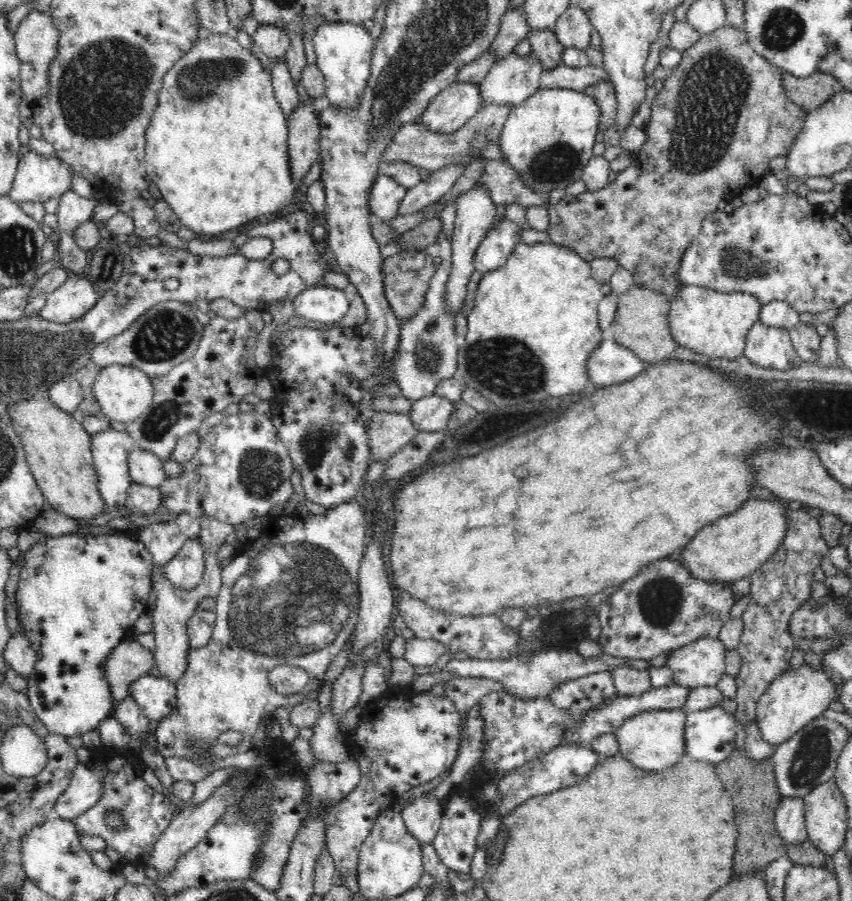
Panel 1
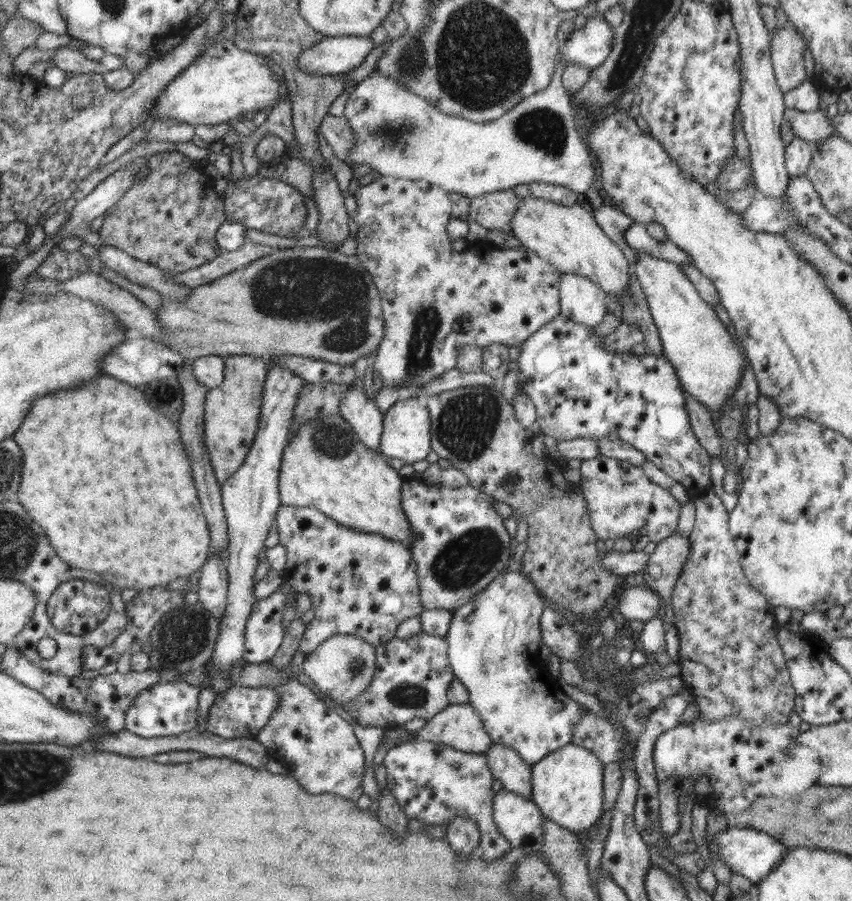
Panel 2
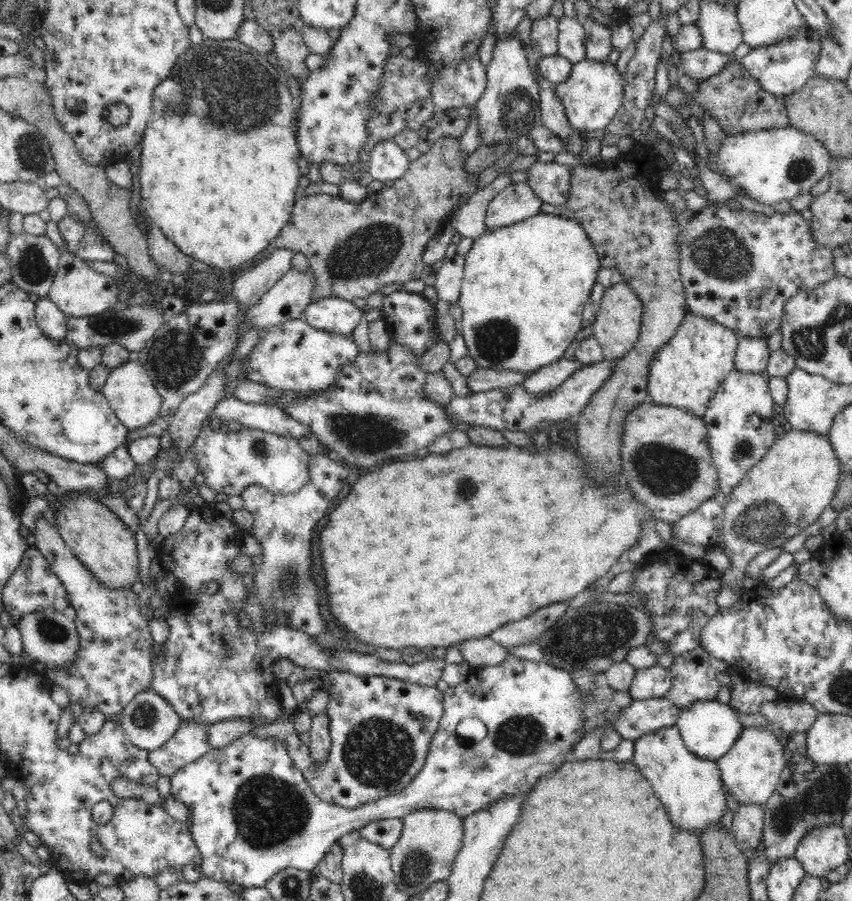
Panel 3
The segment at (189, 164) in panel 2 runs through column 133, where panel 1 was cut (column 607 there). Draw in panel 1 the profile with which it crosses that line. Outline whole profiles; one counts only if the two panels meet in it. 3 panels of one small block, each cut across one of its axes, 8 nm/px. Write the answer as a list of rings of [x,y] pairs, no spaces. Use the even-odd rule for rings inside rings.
[[[727,25],[712,34],[703,34],[696,44],[683,51],[680,65],[676,70],[668,73],[663,88],[657,92],[651,106],[650,121],[645,128],[648,136],[647,142],[638,153],[631,155],[631,165],[618,172],[616,180],[608,182],[608,186],[604,186],[602,190],[596,190],[594,193],[585,191],[577,197],[565,194],[560,200],[550,202],[547,205],[550,221],[550,226],[546,230],[548,237],[552,238],[552,242],[573,250],[580,255],[580,258],[588,262],[595,258],[614,258],[618,261],[620,267],[632,272],[634,284],[655,290],[664,294],[669,301],[672,300],[682,288],[677,275],[682,255],[693,238],[700,234],[703,220],[707,217],[707,214],[716,212],[718,204],[722,200],[726,203],[732,201],[744,187],[757,186],[762,177],[769,173],[768,164],[770,164],[770,160],[776,158],[776,156],[786,156],[790,153],[798,134],[802,130],[808,112],[792,102],[786,95],[783,74],[784,72],[778,66],[772,65],[748,45],[747,35],[744,31]],[[631,166],[638,170],[638,174],[631,173]]]

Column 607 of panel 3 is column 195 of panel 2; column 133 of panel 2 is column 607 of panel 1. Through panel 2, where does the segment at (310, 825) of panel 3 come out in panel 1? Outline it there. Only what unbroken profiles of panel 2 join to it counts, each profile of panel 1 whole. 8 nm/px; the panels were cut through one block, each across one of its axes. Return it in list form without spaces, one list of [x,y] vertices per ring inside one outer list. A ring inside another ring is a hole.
[[[670,683],[668,686],[665,687],[660,687],[660,688],[650,688],[648,692],[644,692],[644,694],[640,694],[640,696],[620,696],[619,694],[616,694],[615,698],[612,698],[608,704],[604,704],[604,706],[600,706],[600,708],[596,708],[596,710],[588,710],[588,712],[584,712],[582,716],[573,716],[573,714],[570,714],[569,712],[566,712],[565,710],[560,710],[559,708],[556,708],[551,702],[548,696],[544,696],[544,698],[532,698],[532,699],[526,699],[526,698],[516,698],[515,696],[512,697],[508,693],[504,691],[500,692],[491,692],[490,694],[486,694],[484,698],[480,698],[478,700],[478,705],[480,706],[480,713],[482,717],[484,718],[484,726],[483,726],[483,741],[482,743],[482,750],[483,750],[483,756],[478,762],[473,767],[473,773],[472,773],[472,778],[471,779],[464,779],[464,780],[470,780],[470,784],[464,784],[464,782],[460,782],[458,786],[454,786],[452,788],[452,793],[460,793],[460,795],[470,795],[472,799],[478,800],[480,796],[480,801],[482,800],[482,795],[480,794],[480,790],[484,788],[489,783],[495,784],[497,786],[497,782],[501,779],[501,776],[503,775],[504,771],[509,771],[512,769],[515,769],[516,767],[519,767],[520,765],[523,765],[526,761],[532,761],[536,760],[536,758],[540,758],[540,756],[544,756],[544,754],[548,754],[550,750],[554,750],[553,748],[562,746],[562,745],[582,745],[582,746],[589,746],[591,742],[594,740],[594,738],[599,737],[601,734],[606,734],[606,733],[615,733],[616,730],[620,728],[620,726],[623,725],[623,722],[631,716],[634,716],[635,714],[647,711],[647,710],[678,710],[682,709],[684,704],[686,704],[686,698],[688,698],[688,694],[690,694],[690,687],[684,687],[682,685],[678,685],[678,683]]]

